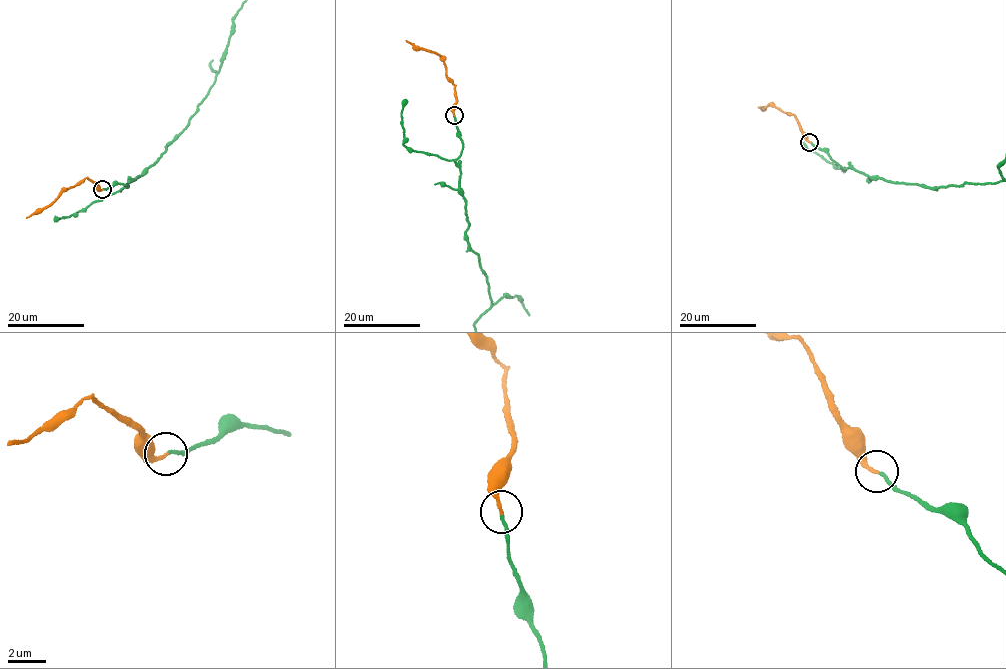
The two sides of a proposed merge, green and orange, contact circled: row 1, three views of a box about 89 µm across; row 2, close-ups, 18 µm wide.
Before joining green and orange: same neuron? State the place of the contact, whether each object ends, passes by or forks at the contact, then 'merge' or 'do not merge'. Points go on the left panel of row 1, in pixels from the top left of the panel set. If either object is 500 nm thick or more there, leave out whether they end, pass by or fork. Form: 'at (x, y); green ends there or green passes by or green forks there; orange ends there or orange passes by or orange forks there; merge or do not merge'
at (102, 189); green ends there; orange ends there; merge

